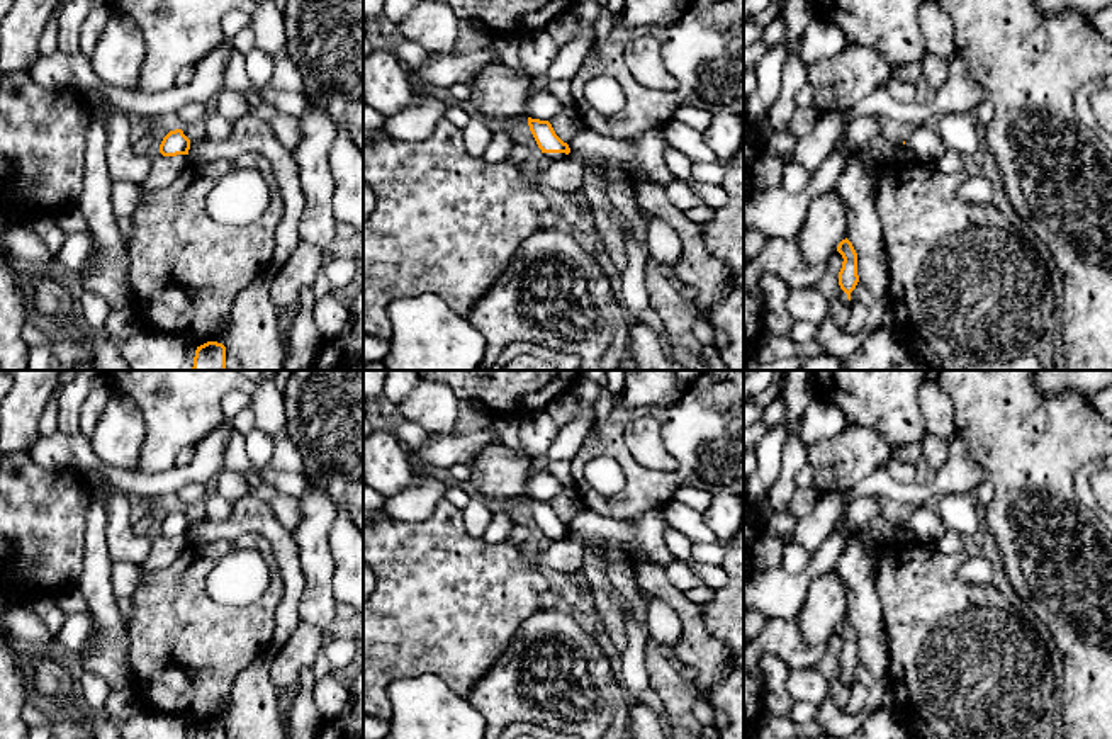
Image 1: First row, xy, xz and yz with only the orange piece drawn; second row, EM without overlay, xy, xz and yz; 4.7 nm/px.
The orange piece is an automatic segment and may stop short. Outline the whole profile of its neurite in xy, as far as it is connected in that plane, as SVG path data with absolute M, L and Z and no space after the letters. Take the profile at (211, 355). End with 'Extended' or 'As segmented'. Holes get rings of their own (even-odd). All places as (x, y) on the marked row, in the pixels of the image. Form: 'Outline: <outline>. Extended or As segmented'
Outline: M217 341L197 347L192 370L226 370L226 347Z. As segmented

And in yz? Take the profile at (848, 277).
Outline: M847 238L839 243L837 251L844 258L842 268L839 272L839 285L847 294L847 299L851 301L851 292L856 289L859 282L857 253Z. As segmented

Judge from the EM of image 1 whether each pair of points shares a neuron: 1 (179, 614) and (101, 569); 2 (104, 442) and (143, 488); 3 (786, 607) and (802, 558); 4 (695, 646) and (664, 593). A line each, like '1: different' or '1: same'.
1: different
2: different
3: different
4: same

